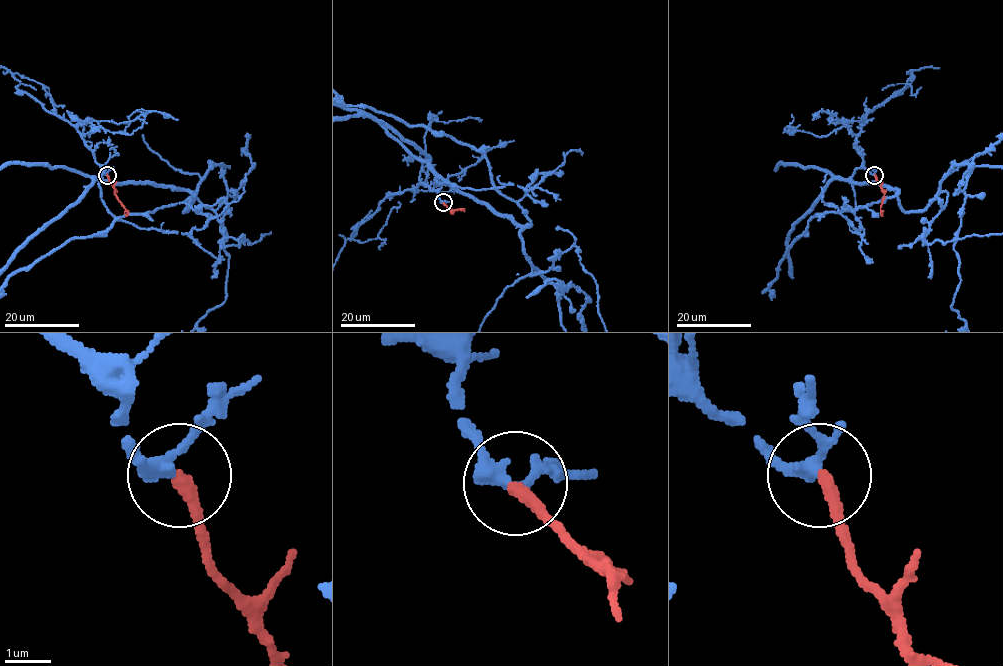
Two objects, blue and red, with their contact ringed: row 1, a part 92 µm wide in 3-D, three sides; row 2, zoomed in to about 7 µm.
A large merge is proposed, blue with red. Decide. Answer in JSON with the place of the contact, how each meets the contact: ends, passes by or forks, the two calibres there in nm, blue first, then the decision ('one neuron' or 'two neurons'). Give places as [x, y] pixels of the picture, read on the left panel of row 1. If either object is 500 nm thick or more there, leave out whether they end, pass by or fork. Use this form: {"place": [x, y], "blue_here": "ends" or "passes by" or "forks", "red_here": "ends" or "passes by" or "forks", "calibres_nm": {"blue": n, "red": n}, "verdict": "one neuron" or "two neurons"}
{"place": [107, 175], "blue_here": "forks", "red_here": "ends", "calibres_nm": {"blue": 240, "red": 300}, "verdict": "one neuron"}

